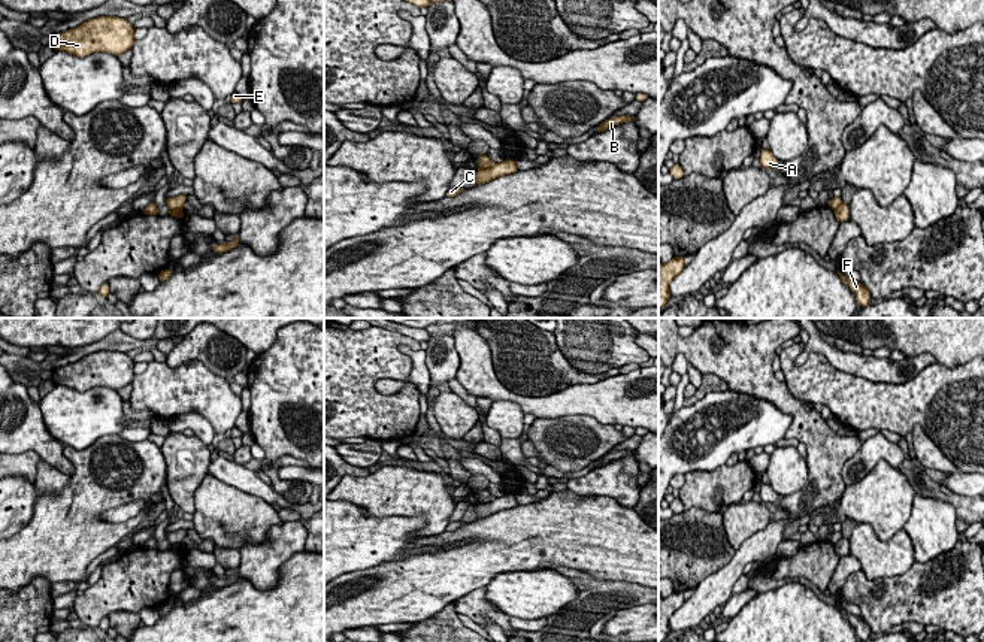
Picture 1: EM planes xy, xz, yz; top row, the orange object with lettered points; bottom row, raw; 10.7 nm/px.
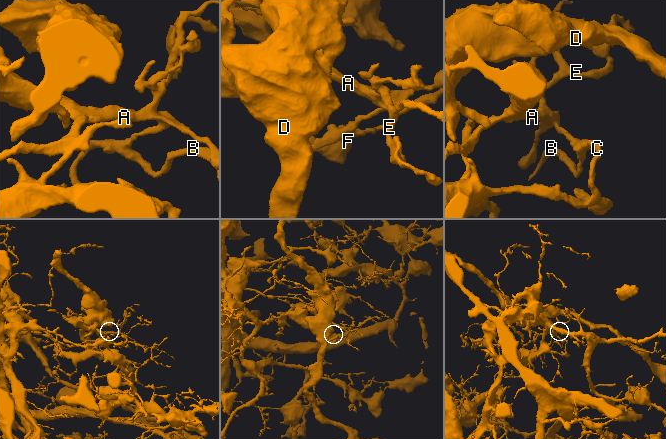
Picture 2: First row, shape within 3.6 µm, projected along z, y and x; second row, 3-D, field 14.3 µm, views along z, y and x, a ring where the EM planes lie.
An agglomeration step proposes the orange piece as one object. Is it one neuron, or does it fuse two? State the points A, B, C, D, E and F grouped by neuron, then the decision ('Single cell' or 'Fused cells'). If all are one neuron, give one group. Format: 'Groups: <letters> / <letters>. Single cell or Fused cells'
Groups: A E / B C D F. Fused cells

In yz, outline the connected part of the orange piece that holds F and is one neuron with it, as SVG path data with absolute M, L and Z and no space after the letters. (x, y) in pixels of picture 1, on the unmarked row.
M838 606L838 609L839 609L839 612L842 614L842 617L844 617L845 620L848 620L850 624L854 627L856 636L857 636L862 642L871 639L872 630L871 630L869 624L868 624L863 618L856 617L856 615L851 615L851 614L848 614L845 609L842 609L842 608L839 608L839 606Z

